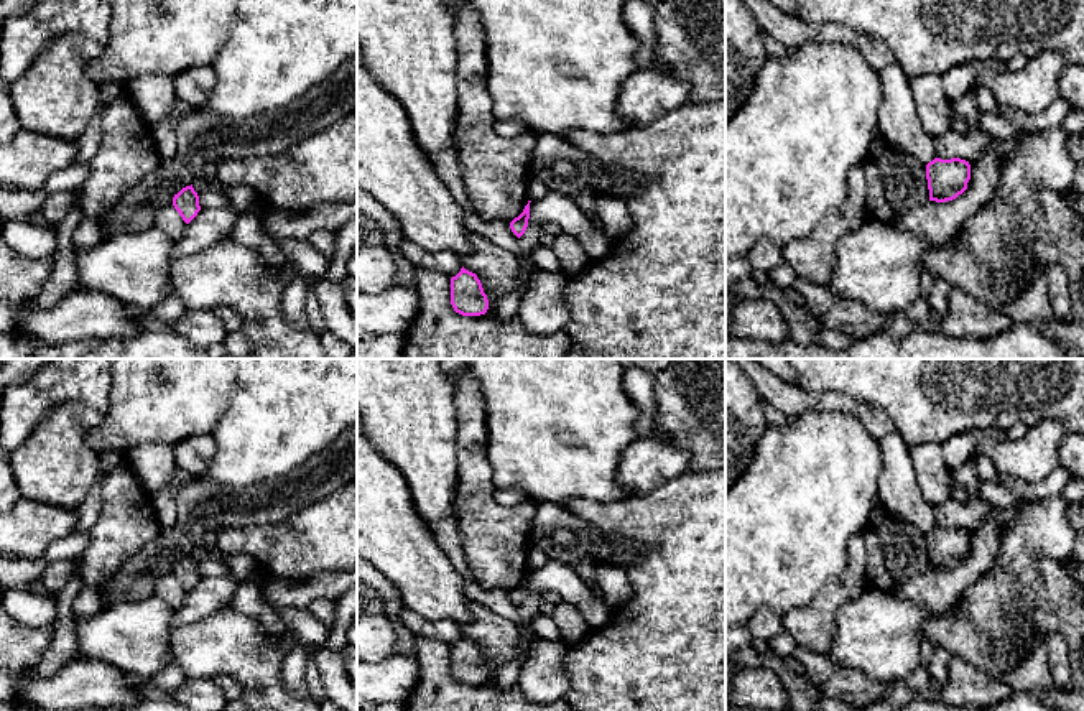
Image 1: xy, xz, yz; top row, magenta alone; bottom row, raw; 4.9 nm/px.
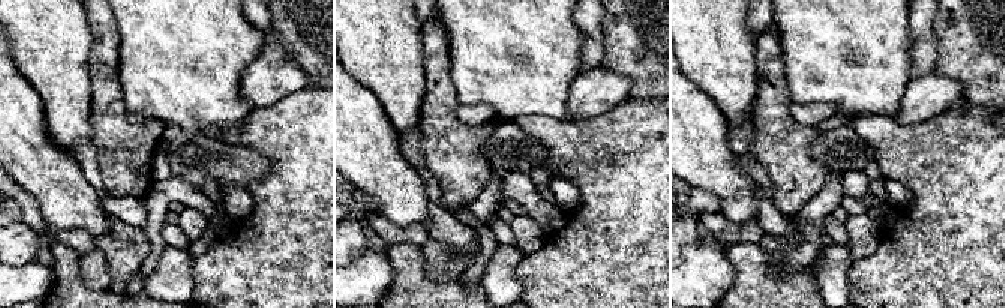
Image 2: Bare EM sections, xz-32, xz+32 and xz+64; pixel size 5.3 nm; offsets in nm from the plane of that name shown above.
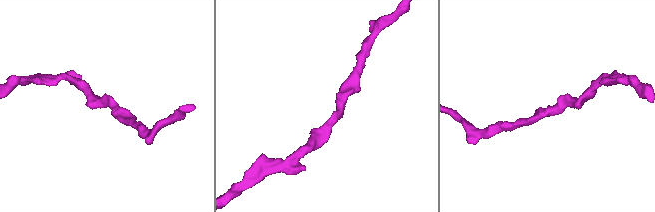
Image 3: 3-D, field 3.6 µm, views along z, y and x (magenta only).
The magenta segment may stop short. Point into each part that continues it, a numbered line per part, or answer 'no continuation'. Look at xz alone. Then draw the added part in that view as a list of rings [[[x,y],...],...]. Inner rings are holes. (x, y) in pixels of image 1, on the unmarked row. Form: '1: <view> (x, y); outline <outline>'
no continuation

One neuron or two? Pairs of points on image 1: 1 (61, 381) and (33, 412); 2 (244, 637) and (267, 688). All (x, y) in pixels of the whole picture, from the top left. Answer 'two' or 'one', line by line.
1: one
2: one

